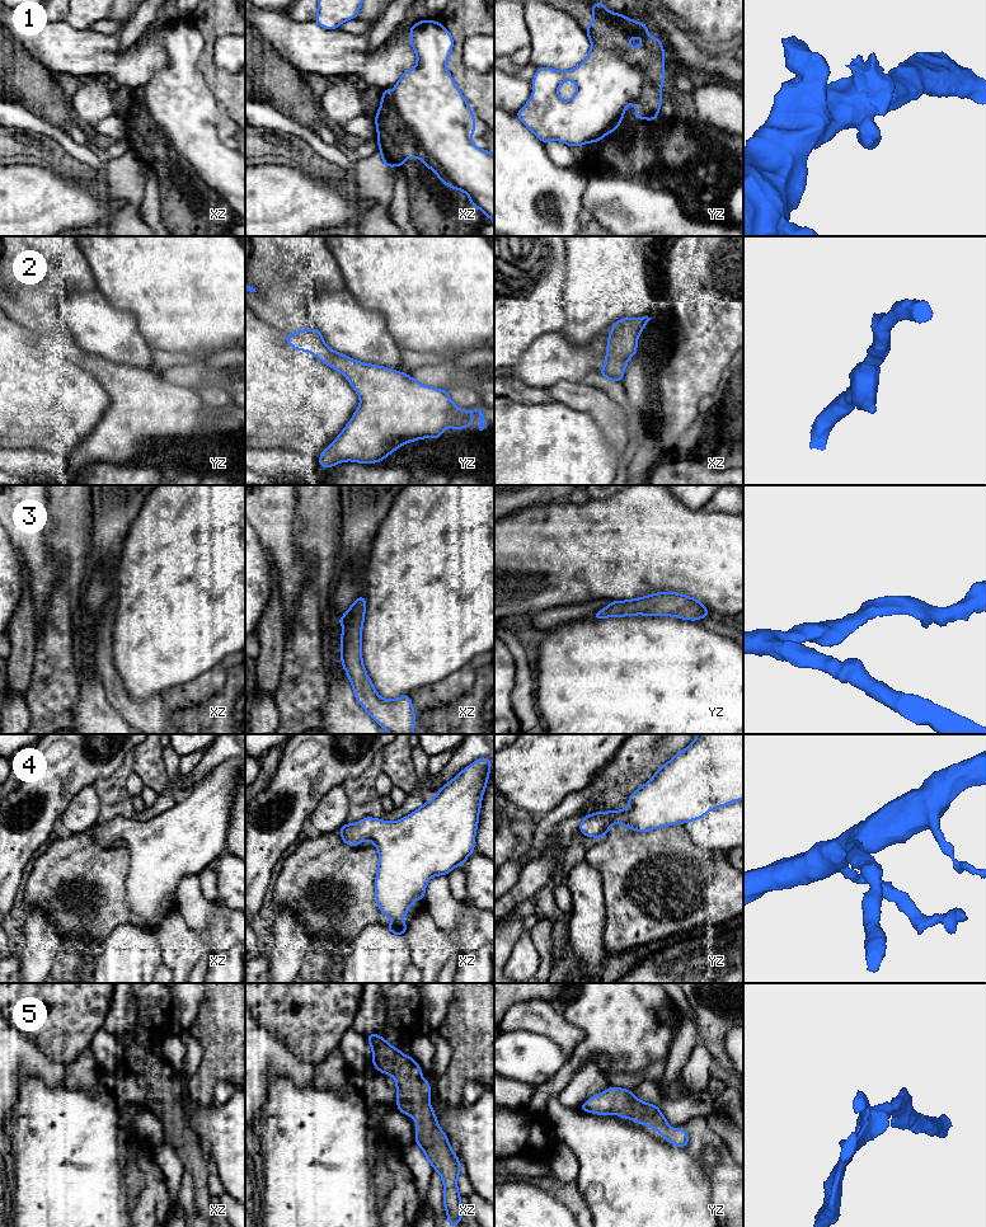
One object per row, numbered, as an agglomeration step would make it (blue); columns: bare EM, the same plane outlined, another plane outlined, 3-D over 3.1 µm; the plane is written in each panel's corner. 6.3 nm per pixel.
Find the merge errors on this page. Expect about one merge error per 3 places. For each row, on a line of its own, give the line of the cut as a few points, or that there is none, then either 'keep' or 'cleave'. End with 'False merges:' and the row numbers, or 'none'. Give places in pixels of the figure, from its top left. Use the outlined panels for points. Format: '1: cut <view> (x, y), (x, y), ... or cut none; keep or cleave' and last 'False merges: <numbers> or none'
1: cut yz (592, 43), (628, 53), (643, 71), (646, 83), (635, 100); cleave
2: cut none; keep
3: cut none; keep
4: cut none; keep
5: cut none; keep
False merges: 1

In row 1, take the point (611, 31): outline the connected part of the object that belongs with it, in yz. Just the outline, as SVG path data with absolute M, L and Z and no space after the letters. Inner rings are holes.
M600 0L591 5L593 22L586 34L592 44L605 47L616 55L629 53L647 76L640 95L635 99L634 118L657 119L661 108L661 90L665 81L665 50L657 37L648 36L648 27L619 13L610 13ZM630 38L643 38L637 48L629 46Z

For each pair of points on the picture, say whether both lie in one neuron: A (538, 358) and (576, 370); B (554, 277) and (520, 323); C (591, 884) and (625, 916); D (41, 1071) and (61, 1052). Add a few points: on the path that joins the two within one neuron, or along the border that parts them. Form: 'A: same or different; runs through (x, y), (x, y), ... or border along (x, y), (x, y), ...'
A: same; runs through (547, 360), (567, 362)
B: same; runs through (543, 288), (520, 311)
C: different; border along (594, 868), (600, 877), (604, 896), (604, 926)
D: different; border along (32, 1039), (52, 1059), (67, 1065), (83, 1052)

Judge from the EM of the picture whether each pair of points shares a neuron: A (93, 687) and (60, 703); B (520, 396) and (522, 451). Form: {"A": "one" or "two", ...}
{"A": "two", "B": "two"}

